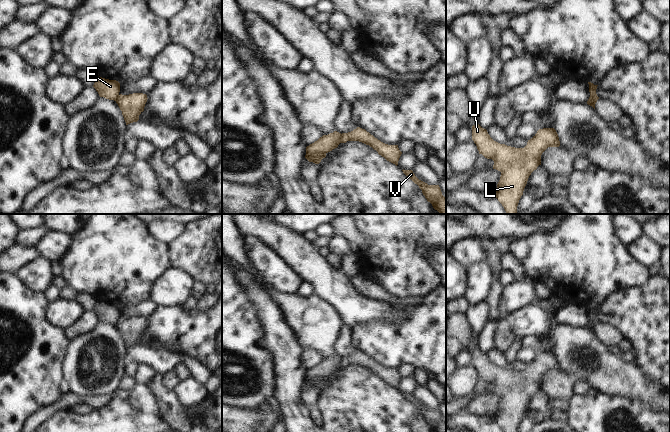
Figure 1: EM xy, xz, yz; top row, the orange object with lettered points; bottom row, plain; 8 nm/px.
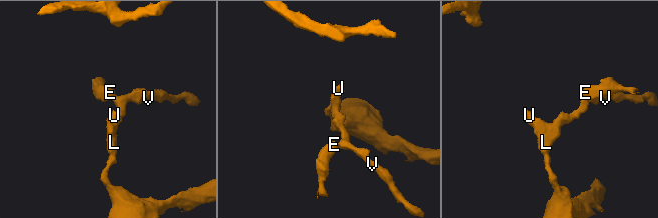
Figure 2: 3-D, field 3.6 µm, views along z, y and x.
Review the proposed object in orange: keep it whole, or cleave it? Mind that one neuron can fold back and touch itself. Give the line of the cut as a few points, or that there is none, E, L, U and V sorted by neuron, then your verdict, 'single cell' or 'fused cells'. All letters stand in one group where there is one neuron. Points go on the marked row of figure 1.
cut in xz along (340, 134), (341, 142); E / L U V; fused cells

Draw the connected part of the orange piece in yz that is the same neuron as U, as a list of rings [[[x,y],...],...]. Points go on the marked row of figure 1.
[[[479,124],[472,126],[472,140],[479,154],[494,161],[493,169],[501,172],[495,197],[507,214],[517,214],[517,206],[531,173],[541,165],[541,155],[548,147],[559,147],[554,128],[539,129],[524,148],[494,141]]]

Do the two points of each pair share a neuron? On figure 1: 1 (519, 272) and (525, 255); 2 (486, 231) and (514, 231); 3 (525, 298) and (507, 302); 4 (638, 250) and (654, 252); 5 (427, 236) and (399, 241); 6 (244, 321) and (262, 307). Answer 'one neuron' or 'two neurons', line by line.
1: two neurons
2: one neuron
3: one neuron
4: one neuron
5: one neuron
6: two neurons

